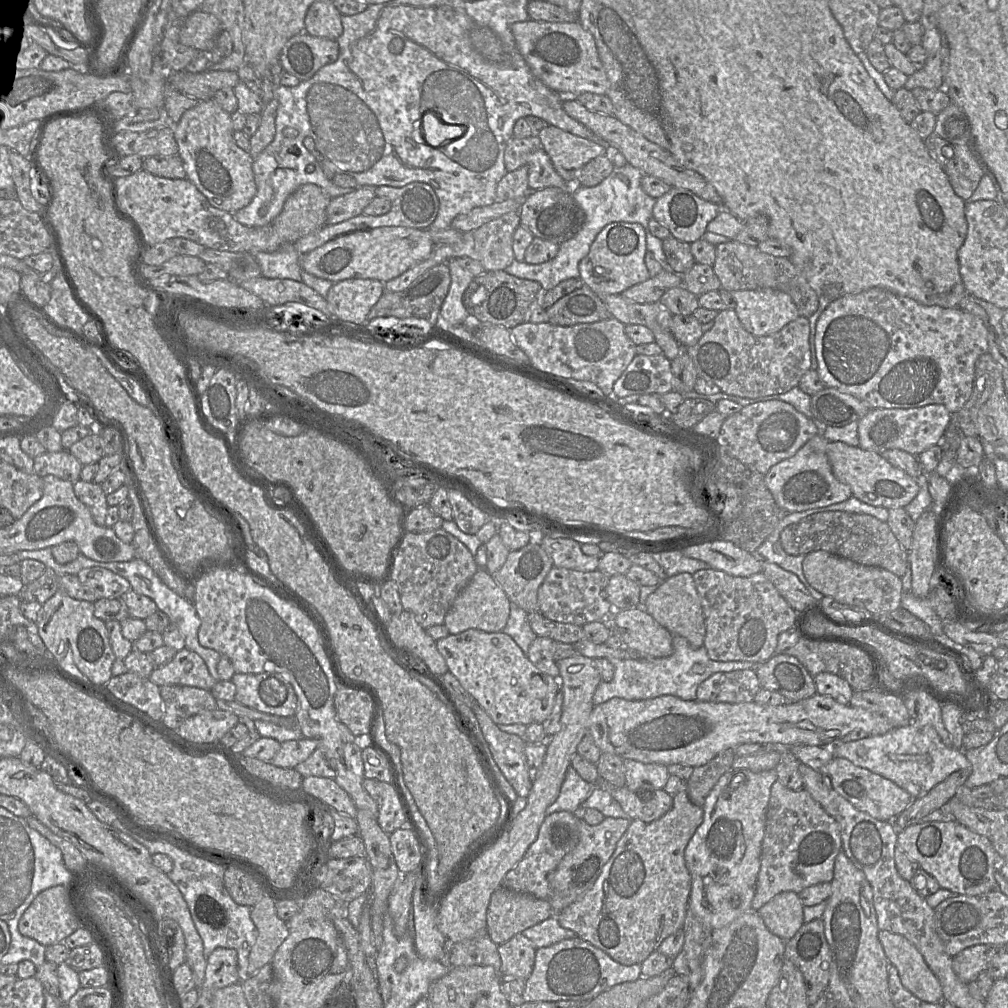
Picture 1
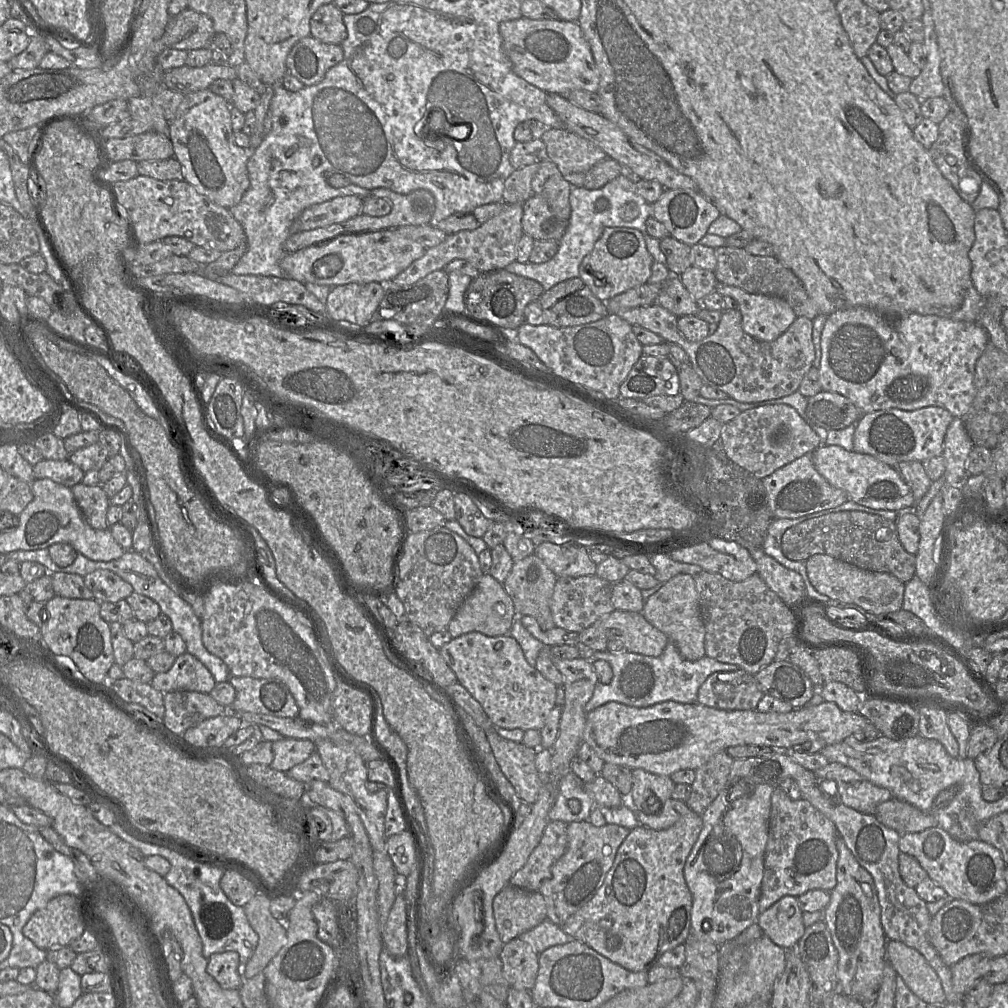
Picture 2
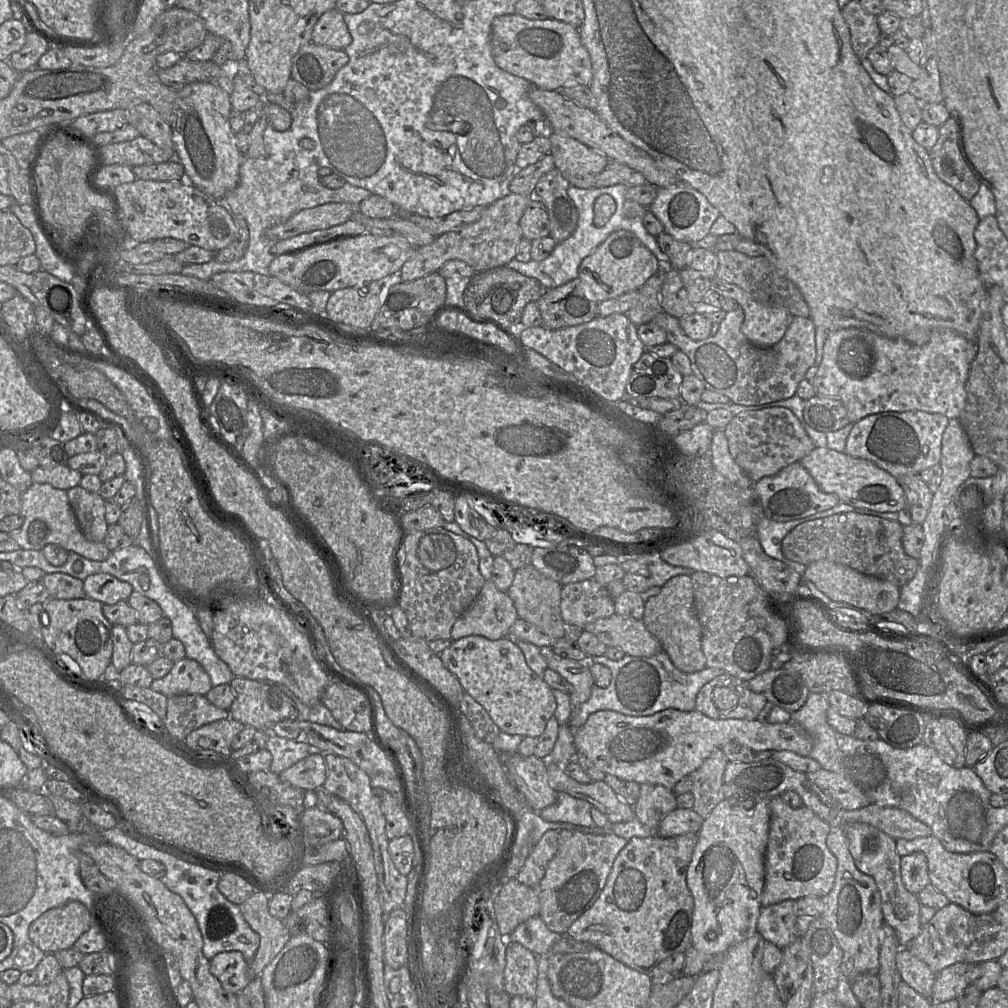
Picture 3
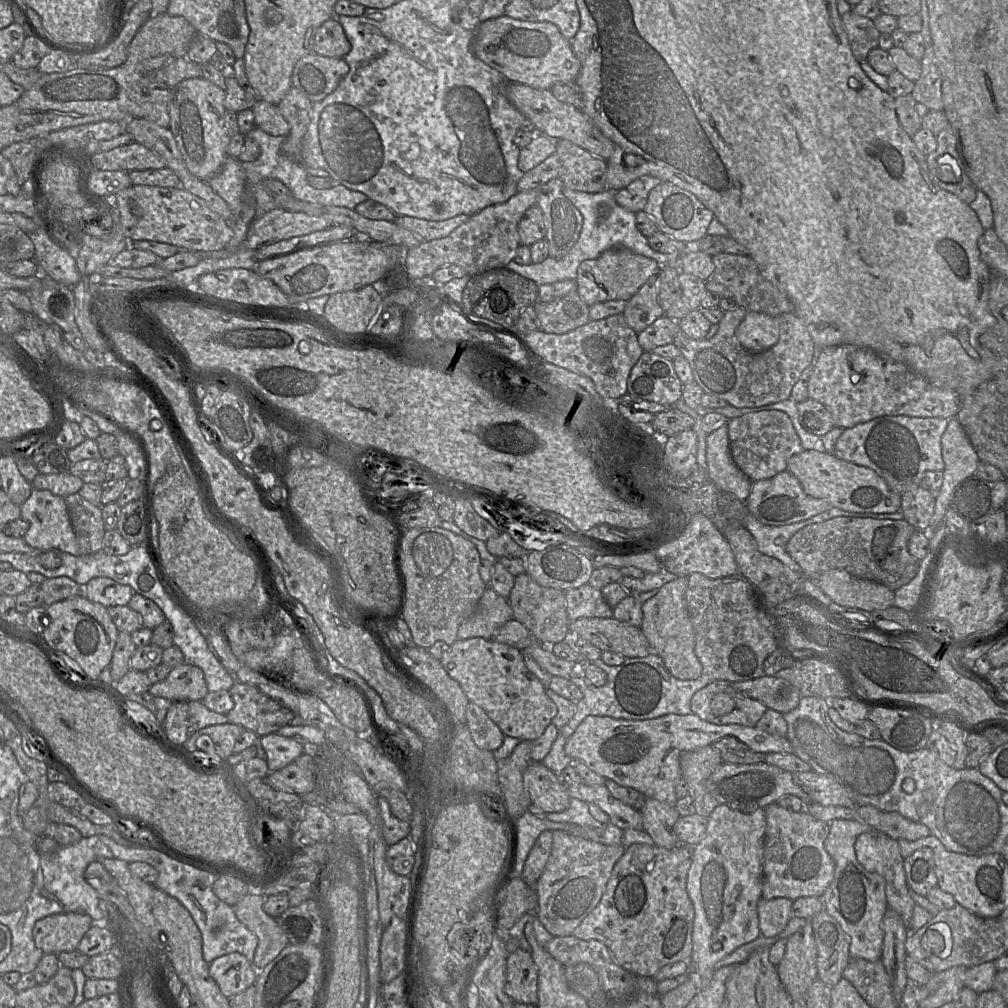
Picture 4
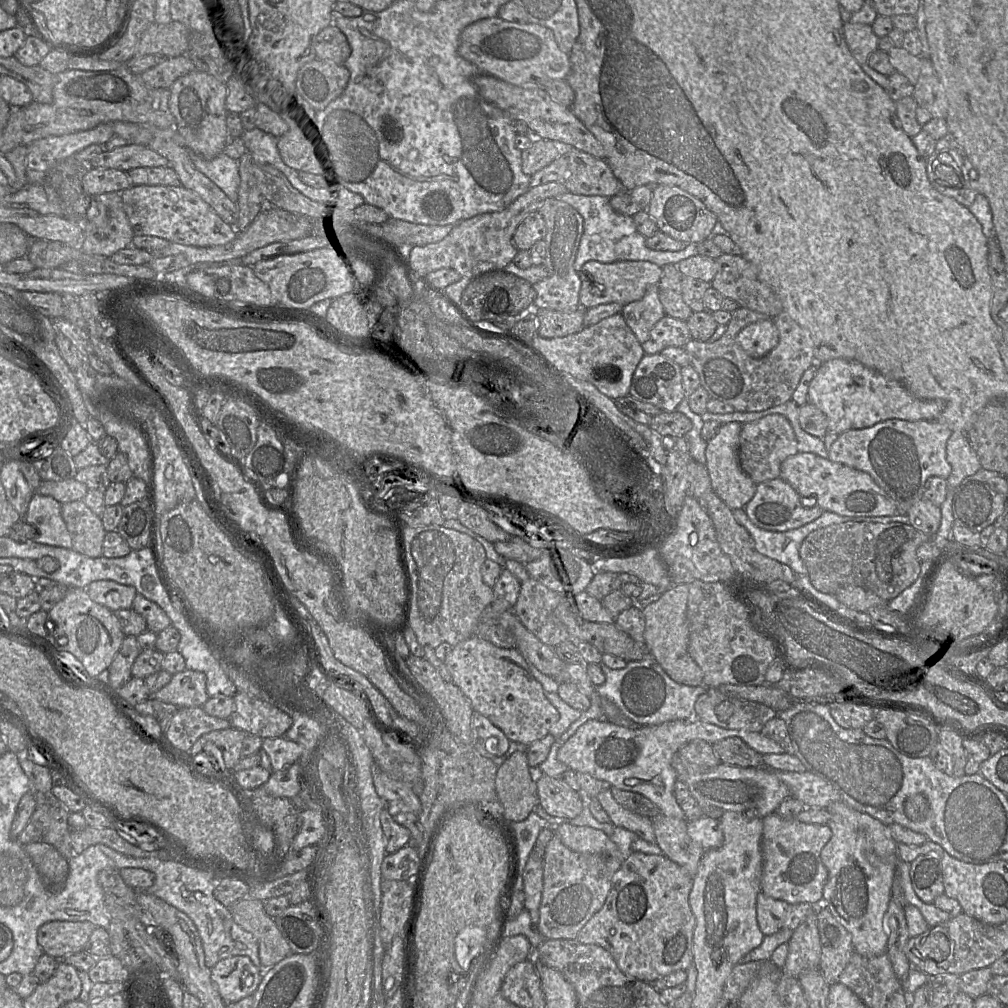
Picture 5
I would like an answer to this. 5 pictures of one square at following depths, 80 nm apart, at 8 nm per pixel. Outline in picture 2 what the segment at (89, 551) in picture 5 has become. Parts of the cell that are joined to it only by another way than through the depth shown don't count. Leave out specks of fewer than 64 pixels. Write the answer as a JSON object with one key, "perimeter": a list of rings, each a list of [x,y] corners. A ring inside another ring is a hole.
{"perimeter":[[[78,483],[71,487],[71,491],[86,522],[96,530],[108,529],[107,511],[110,501],[101,484],[87,486]]]}

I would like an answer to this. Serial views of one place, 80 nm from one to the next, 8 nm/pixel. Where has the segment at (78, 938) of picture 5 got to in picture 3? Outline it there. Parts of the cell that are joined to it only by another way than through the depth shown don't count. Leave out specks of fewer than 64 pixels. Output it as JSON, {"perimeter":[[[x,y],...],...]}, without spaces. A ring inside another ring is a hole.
{"perimeter":[[[70,901],[44,912],[29,926],[32,943],[46,954],[72,948],[78,938],[93,925],[84,904]]]}

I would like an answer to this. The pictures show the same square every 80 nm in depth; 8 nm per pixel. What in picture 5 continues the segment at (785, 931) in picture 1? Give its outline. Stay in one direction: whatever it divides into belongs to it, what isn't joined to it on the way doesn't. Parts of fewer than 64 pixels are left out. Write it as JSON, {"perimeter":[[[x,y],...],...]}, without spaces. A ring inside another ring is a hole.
{"perimeter":[[[762,891],[759,892],[756,900],[756,916],[764,936],[773,935],[782,929],[788,907],[787,902],[768,897]]]}

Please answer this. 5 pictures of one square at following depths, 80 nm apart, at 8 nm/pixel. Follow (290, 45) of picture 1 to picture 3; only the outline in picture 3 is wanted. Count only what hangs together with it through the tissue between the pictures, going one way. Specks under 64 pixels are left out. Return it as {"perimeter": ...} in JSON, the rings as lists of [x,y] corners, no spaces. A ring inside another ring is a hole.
{"perimeter":[[[309,42],[294,56],[291,78],[310,91],[316,91],[329,85],[348,61],[349,57],[344,50]]]}

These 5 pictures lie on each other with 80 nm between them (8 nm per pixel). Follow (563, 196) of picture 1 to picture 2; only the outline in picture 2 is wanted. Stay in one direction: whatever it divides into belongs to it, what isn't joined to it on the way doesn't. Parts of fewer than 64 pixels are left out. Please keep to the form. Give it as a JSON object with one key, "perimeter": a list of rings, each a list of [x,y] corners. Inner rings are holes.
{"perimeter":[[[533,194],[522,204],[521,226],[523,233],[534,240],[559,241],[564,235],[568,221],[557,218],[547,201],[540,195]]]}

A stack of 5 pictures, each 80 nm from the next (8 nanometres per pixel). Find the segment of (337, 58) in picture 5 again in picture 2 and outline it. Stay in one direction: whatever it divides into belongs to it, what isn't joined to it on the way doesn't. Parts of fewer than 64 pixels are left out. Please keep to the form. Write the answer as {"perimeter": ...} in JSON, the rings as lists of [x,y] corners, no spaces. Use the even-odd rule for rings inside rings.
{"perimeter":[[[334,3],[319,7],[310,20],[310,36],[324,43],[339,44],[346,39],[343,13]]]}

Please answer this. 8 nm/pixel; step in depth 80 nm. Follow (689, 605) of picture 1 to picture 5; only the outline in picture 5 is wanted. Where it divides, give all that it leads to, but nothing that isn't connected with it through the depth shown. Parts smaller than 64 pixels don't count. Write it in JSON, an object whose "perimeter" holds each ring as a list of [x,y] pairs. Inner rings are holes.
{"perimeter":[[[672,584],[658,600],[642,610],[645,618],[644,639],[648,653],[672,680],[683,685],[697,686],[703,682],[703,672],[688,652],[688,594],[688,584]]]}

